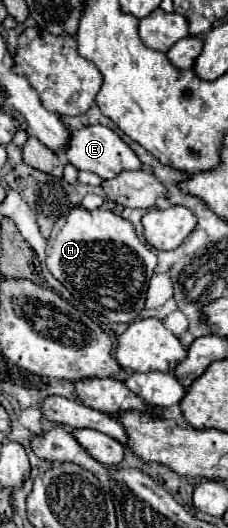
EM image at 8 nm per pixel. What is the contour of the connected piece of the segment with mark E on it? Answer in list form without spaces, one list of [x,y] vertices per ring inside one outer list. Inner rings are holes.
[[[93,124],[93,126],[81,126],[77,130],[71,130],[69,134],[69,148],[65,148],[67,160],[77,168],[77,170],[87,170],[97,174],[103,180],[109,180],[117,176],[121,170],[139,170],[143,168],[135,152],[119,138],[117,132],[113,132],[107,126]]]

